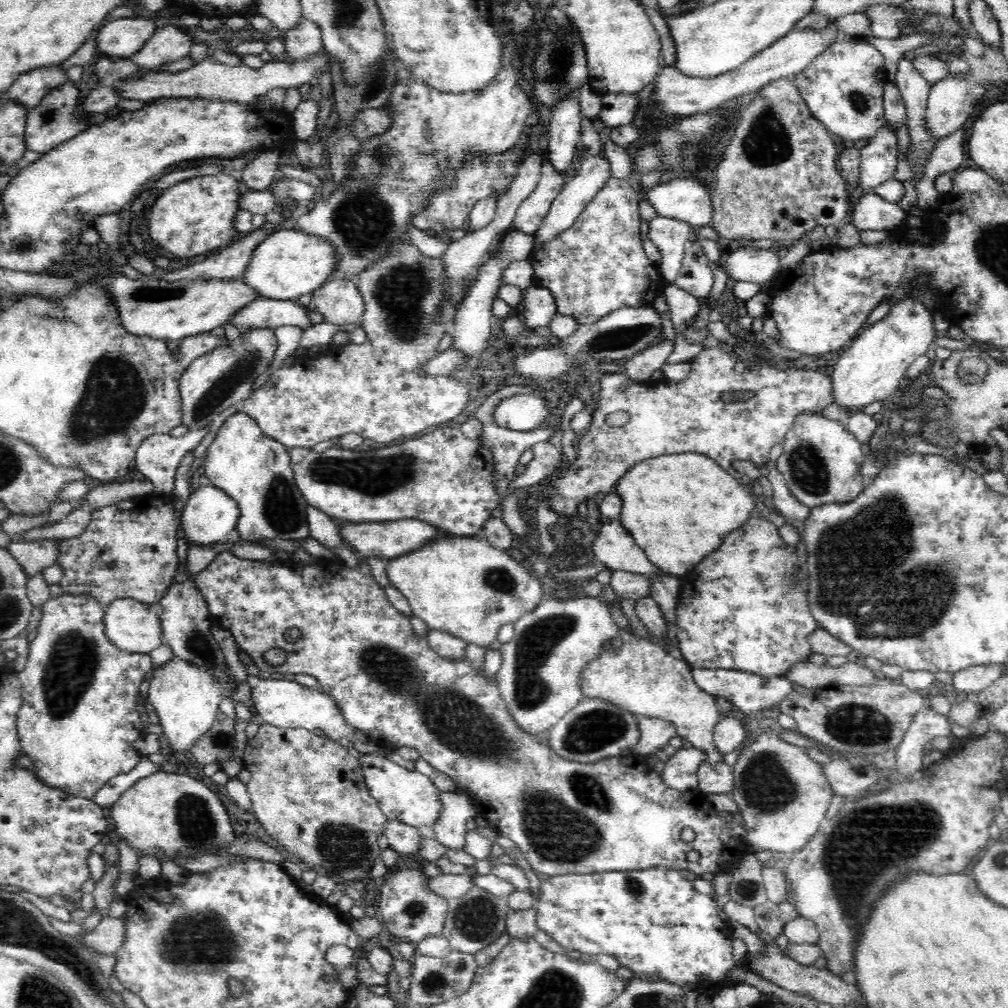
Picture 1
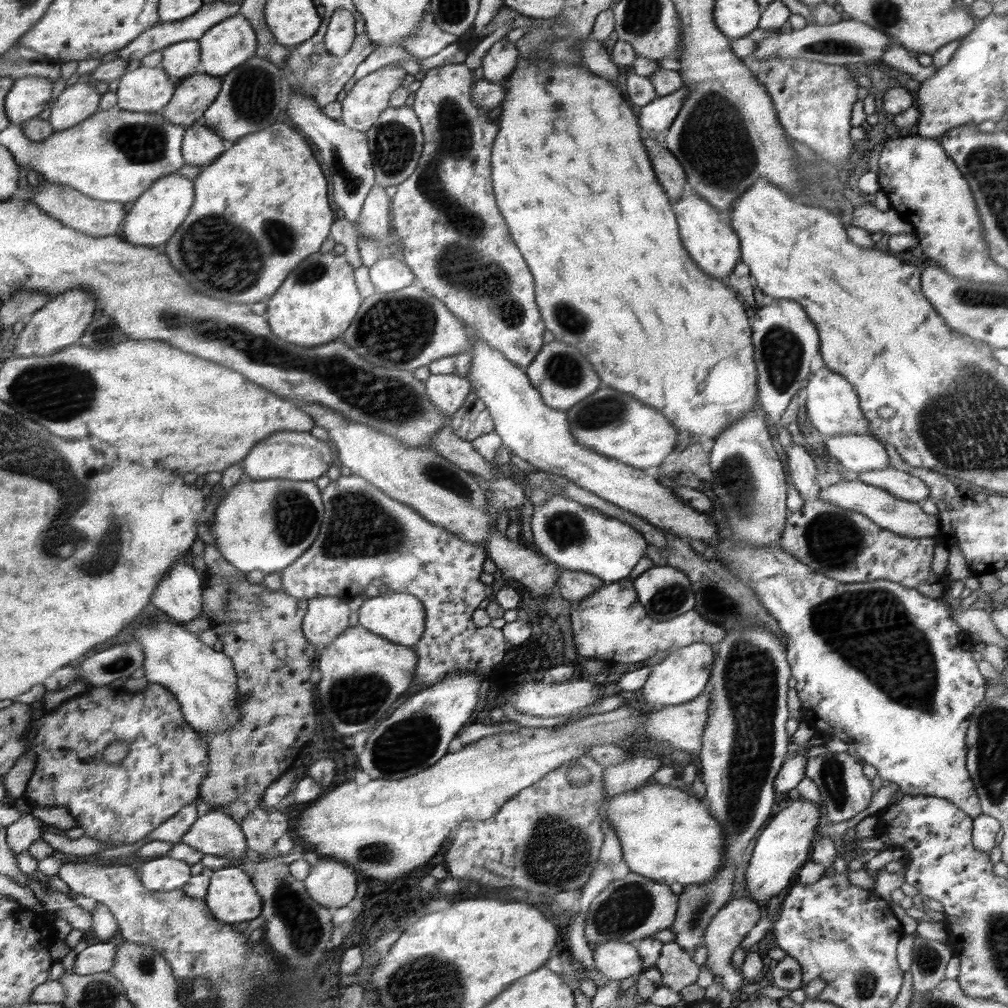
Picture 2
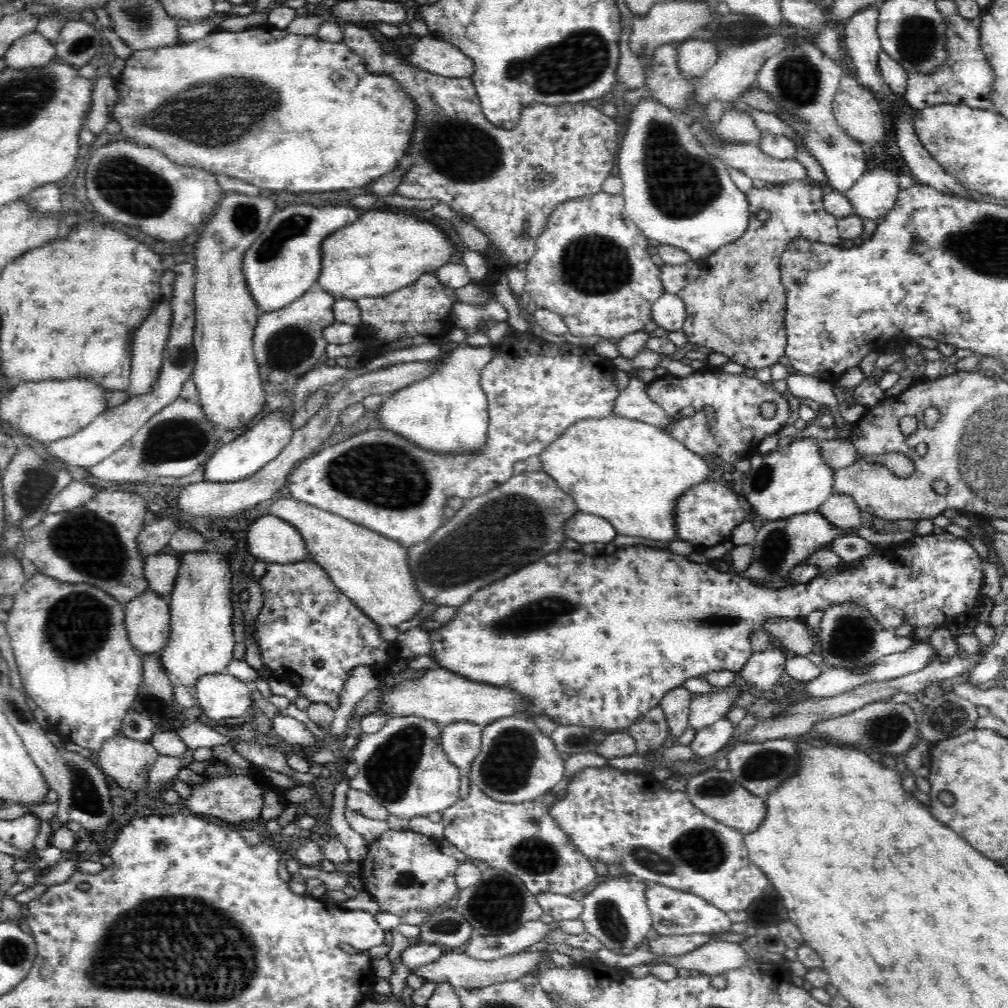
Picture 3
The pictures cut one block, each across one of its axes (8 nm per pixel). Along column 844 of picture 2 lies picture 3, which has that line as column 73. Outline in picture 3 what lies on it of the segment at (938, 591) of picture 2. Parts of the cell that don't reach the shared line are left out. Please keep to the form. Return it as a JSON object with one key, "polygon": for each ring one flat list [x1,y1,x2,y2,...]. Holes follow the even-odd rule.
{"polygon":[[110,486,100,488,87,504,66,512,47,512,34,528,27,529,23,534,18,553,34,563,41,574,70,583,95,584,118,602,125,604,150,589,144,573,144,553,140,553,138,549,138,536,145,526,148,506,146,500,138,494,106,488]]}

